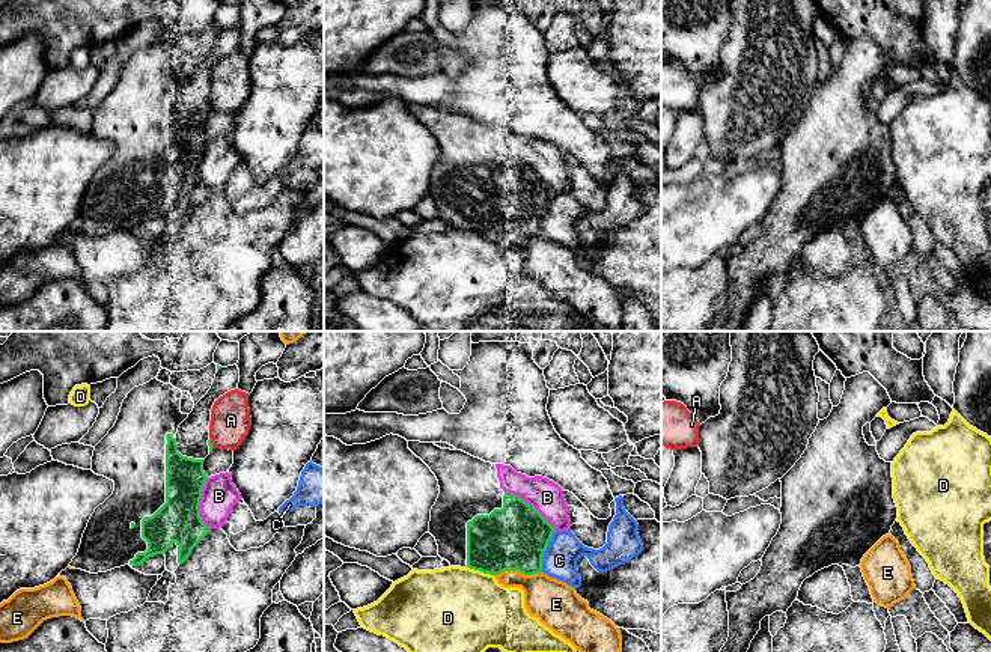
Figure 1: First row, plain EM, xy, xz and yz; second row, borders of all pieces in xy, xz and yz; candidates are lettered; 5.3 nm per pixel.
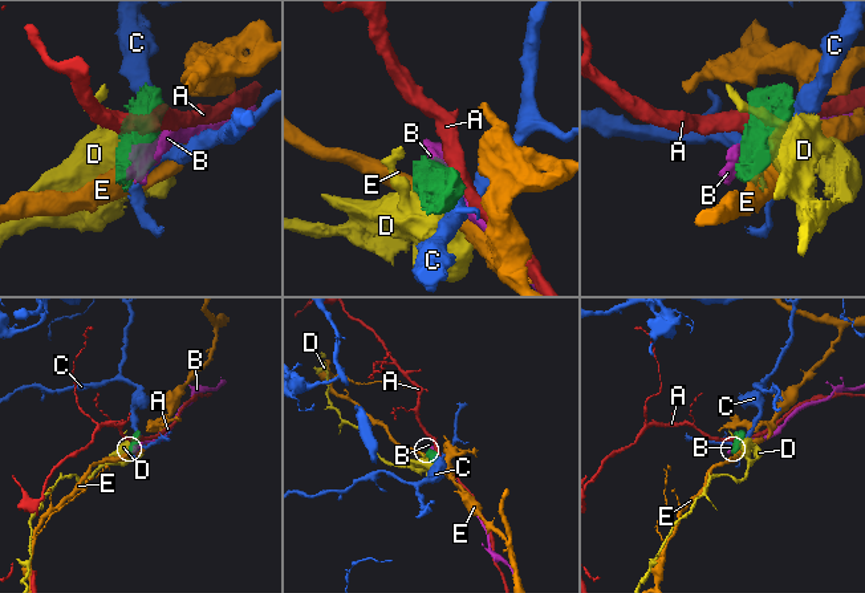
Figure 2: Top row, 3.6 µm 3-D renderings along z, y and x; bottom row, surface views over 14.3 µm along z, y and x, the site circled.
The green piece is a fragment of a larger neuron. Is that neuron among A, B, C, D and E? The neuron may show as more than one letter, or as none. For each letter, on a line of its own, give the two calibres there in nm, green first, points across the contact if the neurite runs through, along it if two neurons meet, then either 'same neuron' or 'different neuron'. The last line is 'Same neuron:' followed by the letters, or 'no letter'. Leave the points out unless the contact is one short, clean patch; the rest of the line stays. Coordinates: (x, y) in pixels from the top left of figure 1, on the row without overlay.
A: 20 nm thick on the green side, 220 nm on the other; border along xy (210, 100), (214, 110); different neuron
B: 360 nm thick on the green side, 180 nm on the other; different neuron
C: 360 nm thick on the green side, 190 nm on the other; different neuron
D: 360 nm thick on the green side, 480 nm on the other; different neuron
E: 360 nm thick on the green side, 240 nm on the other; different neuron
Same neuron: no letter

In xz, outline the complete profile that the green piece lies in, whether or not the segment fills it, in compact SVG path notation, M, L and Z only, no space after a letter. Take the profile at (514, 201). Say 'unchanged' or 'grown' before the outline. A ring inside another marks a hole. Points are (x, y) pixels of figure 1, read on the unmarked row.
grown; M408 104L408 111L438 143L440 157L431 172L429 196L437 203L441 221L450 229L494 239L505 233L524 238L542 235L542 218L556 191L533 169L491 145L491 125L462 113L441 111L434 105Z

